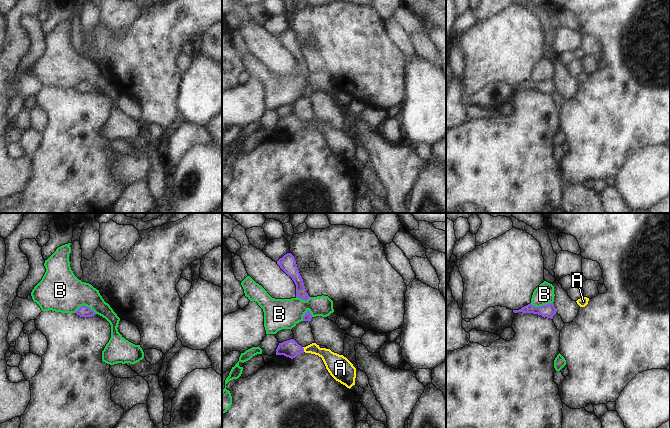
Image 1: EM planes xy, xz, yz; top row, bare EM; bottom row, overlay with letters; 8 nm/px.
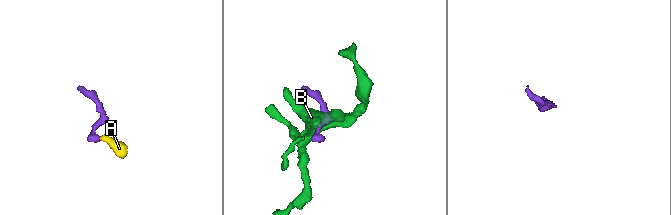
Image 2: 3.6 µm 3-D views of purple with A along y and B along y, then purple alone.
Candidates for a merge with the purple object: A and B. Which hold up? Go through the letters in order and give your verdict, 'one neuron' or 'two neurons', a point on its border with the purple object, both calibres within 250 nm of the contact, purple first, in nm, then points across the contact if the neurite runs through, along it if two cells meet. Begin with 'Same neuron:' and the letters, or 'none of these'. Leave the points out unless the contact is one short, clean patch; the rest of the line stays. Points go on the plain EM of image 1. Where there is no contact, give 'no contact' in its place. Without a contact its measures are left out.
Same neuron: A
A: one neuron | xz (303, 125) | 140/130 nm | across xz (290, 124), (303, 125), (323, 128), (332, 136)
B: two neurons | yz (541, 82) | 110/160 nm | along yz (552, 78), (539, 82), (533, 82), (530, 79)

